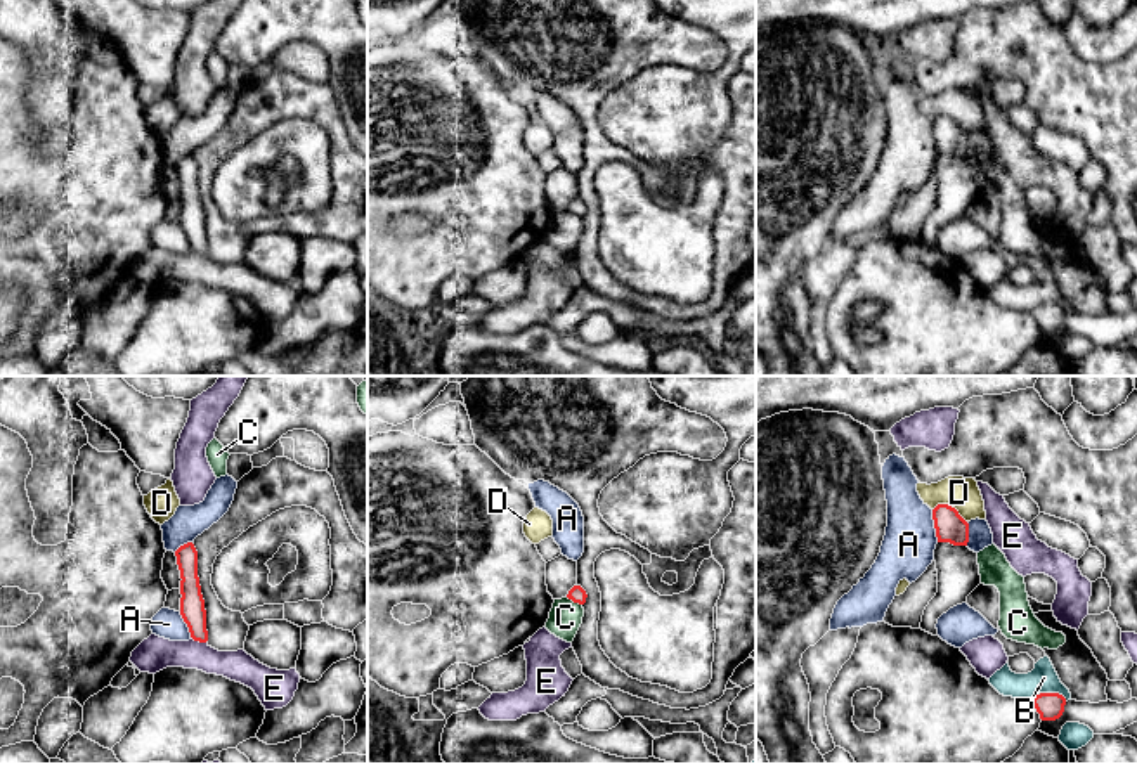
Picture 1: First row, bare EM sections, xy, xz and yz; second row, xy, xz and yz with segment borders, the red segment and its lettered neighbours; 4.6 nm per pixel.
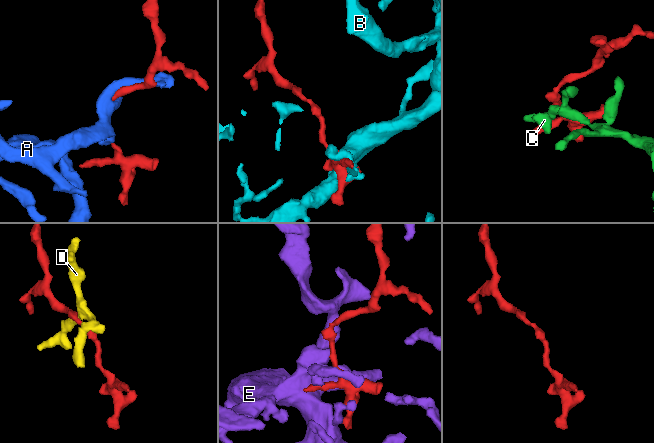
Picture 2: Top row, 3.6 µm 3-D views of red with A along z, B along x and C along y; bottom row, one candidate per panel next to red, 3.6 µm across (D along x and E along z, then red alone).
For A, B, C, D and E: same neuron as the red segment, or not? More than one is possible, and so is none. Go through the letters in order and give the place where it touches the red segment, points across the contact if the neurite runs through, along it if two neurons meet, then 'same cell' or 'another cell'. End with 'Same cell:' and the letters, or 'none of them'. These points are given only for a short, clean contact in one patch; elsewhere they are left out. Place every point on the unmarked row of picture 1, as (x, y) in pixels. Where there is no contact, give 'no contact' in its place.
A: yz (935, 137) | another cell
B: yz (1049, 305) | another cell
C: xz (574, 213) | along xz (567, 208), (581, 217) | another cell
D: yz (950, 118) | along yz (933, 120), (950, 116), (966, 134) | another cell
E: xy (200, 253) | another cell
Same cell: none of them

